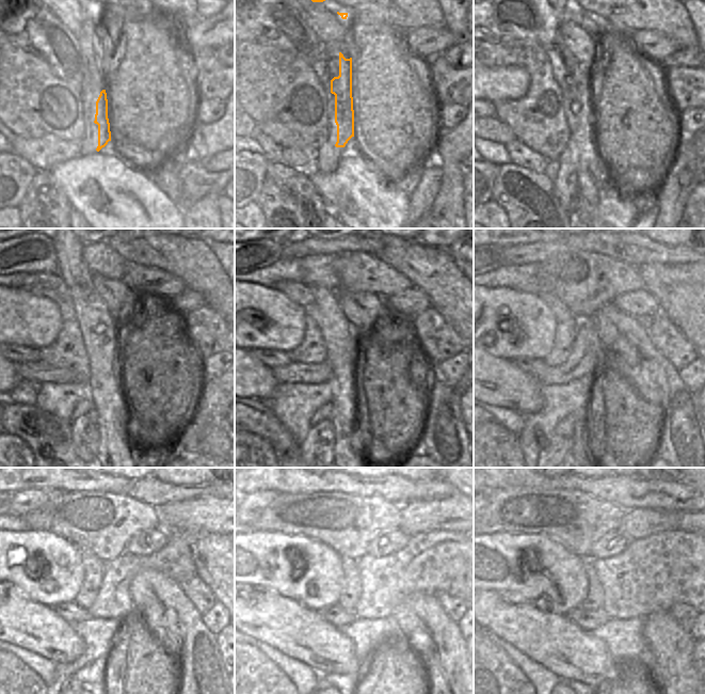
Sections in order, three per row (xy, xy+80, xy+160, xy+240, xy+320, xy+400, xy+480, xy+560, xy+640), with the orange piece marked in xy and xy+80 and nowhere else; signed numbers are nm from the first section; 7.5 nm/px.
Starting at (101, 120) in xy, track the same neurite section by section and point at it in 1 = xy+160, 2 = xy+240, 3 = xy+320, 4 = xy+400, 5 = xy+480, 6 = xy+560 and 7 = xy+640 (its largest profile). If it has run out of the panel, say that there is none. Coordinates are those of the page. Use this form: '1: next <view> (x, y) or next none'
1: next xy+160 (575, 80)
2: next xy+240 (98, 327)
3: next xy+320 (337, 332)
4: next xy+400 (579, 445)
5: next none
6: next none
7: next none

